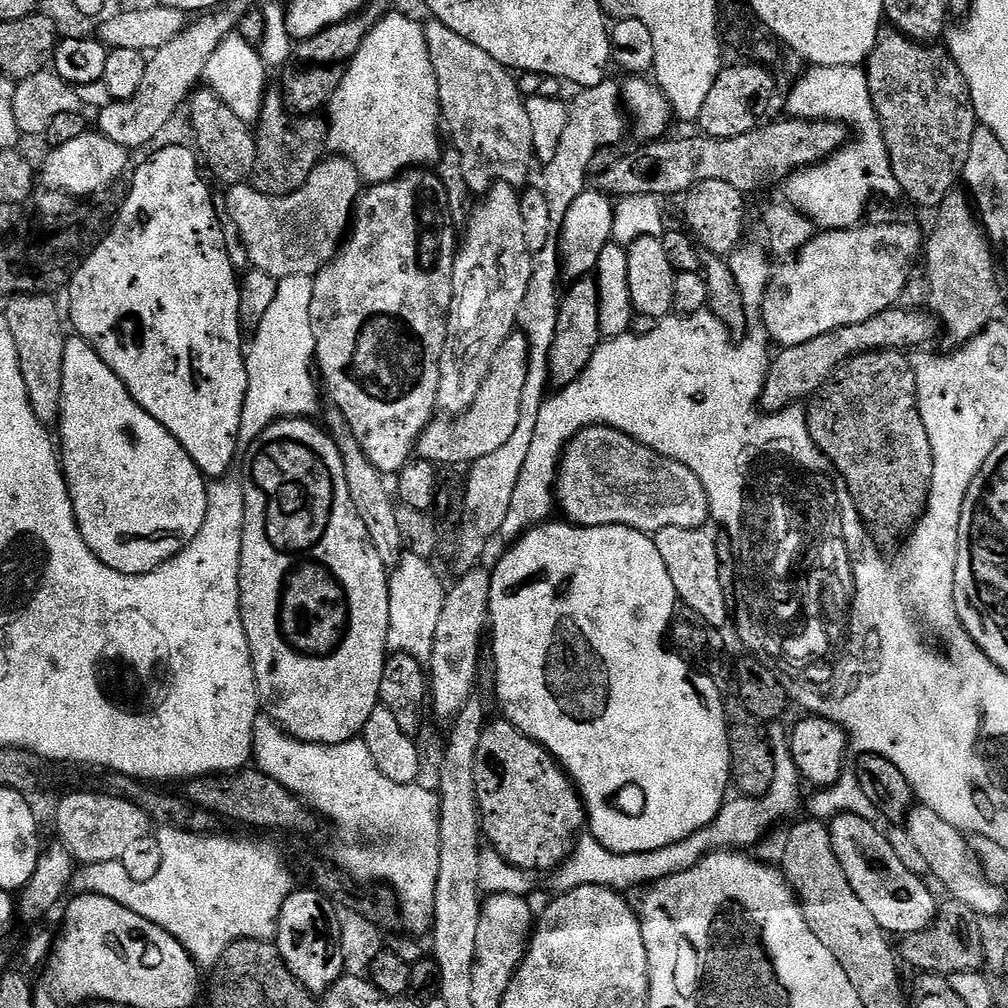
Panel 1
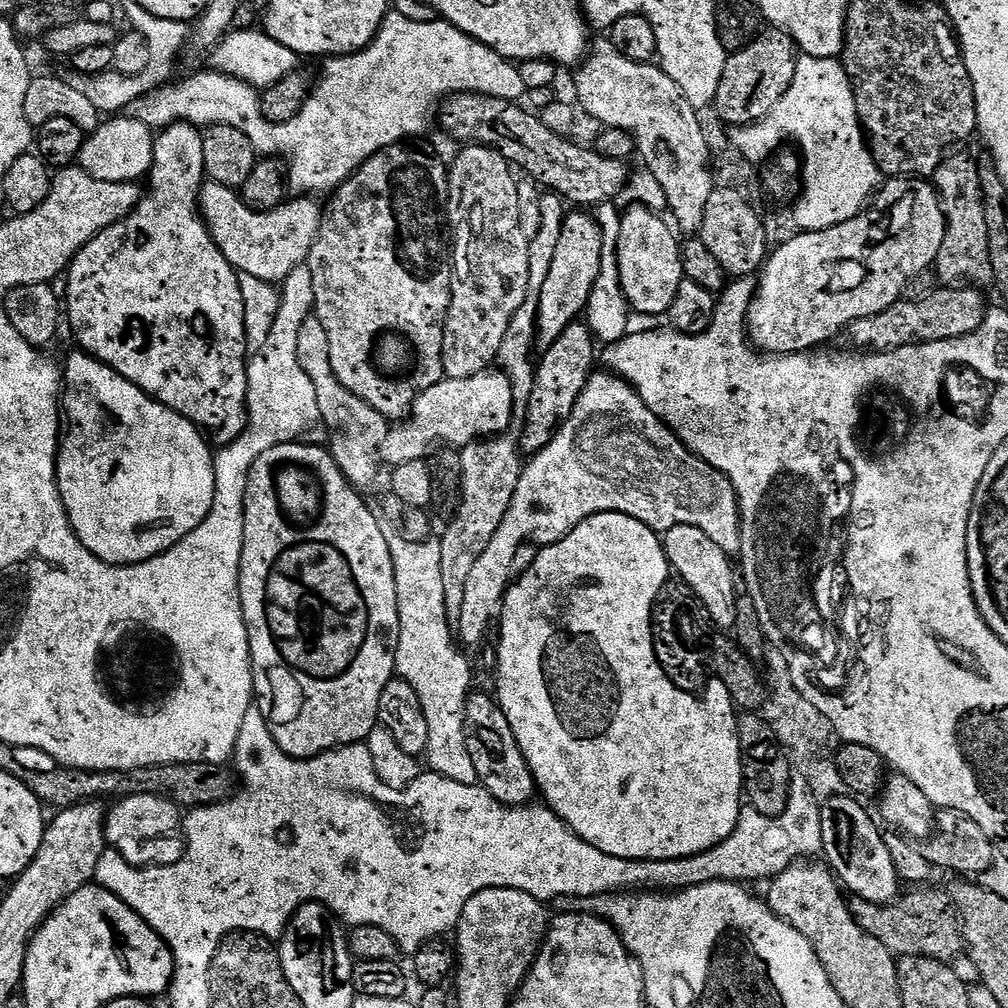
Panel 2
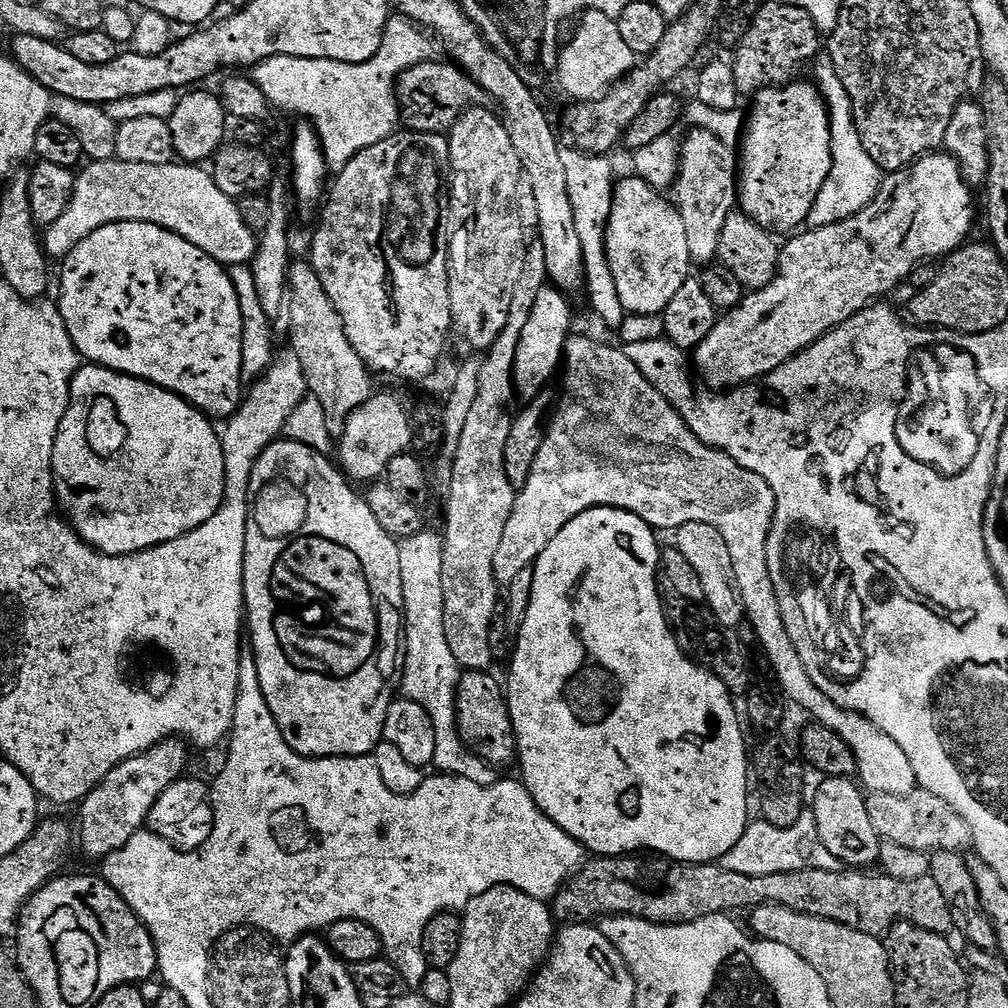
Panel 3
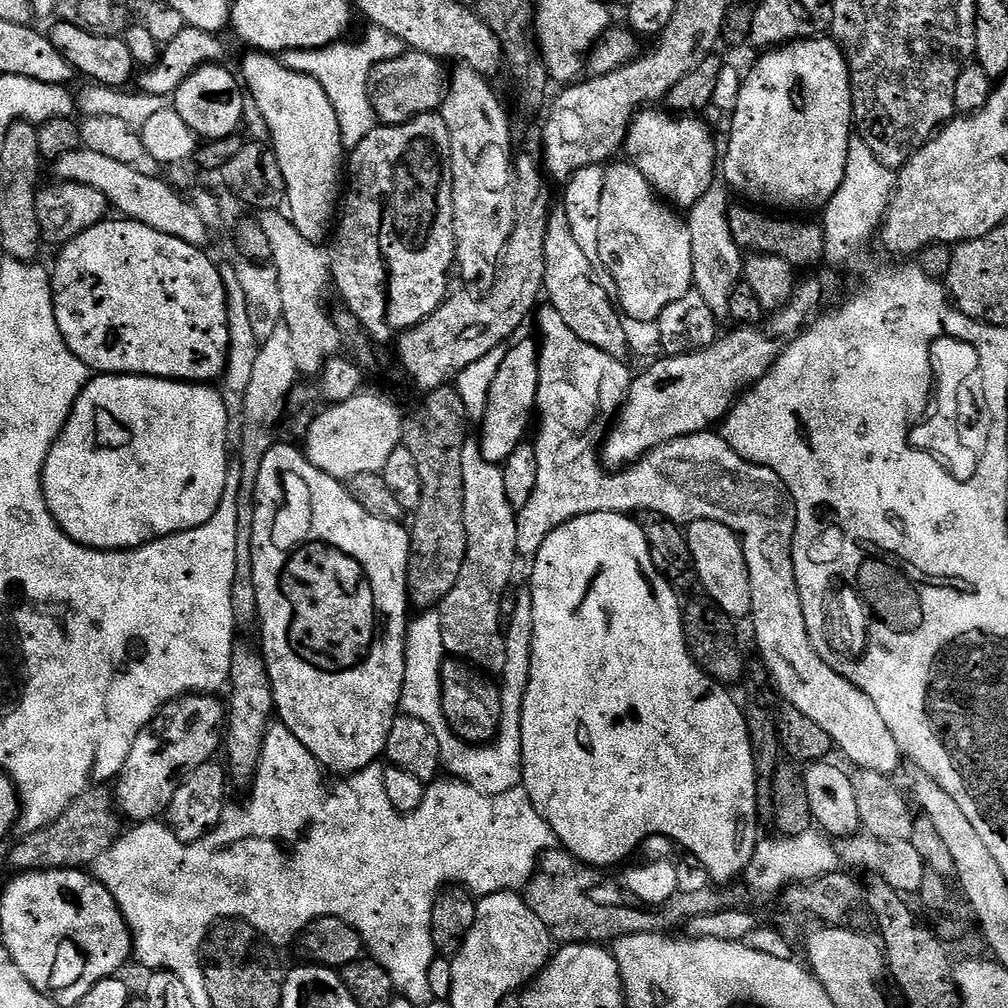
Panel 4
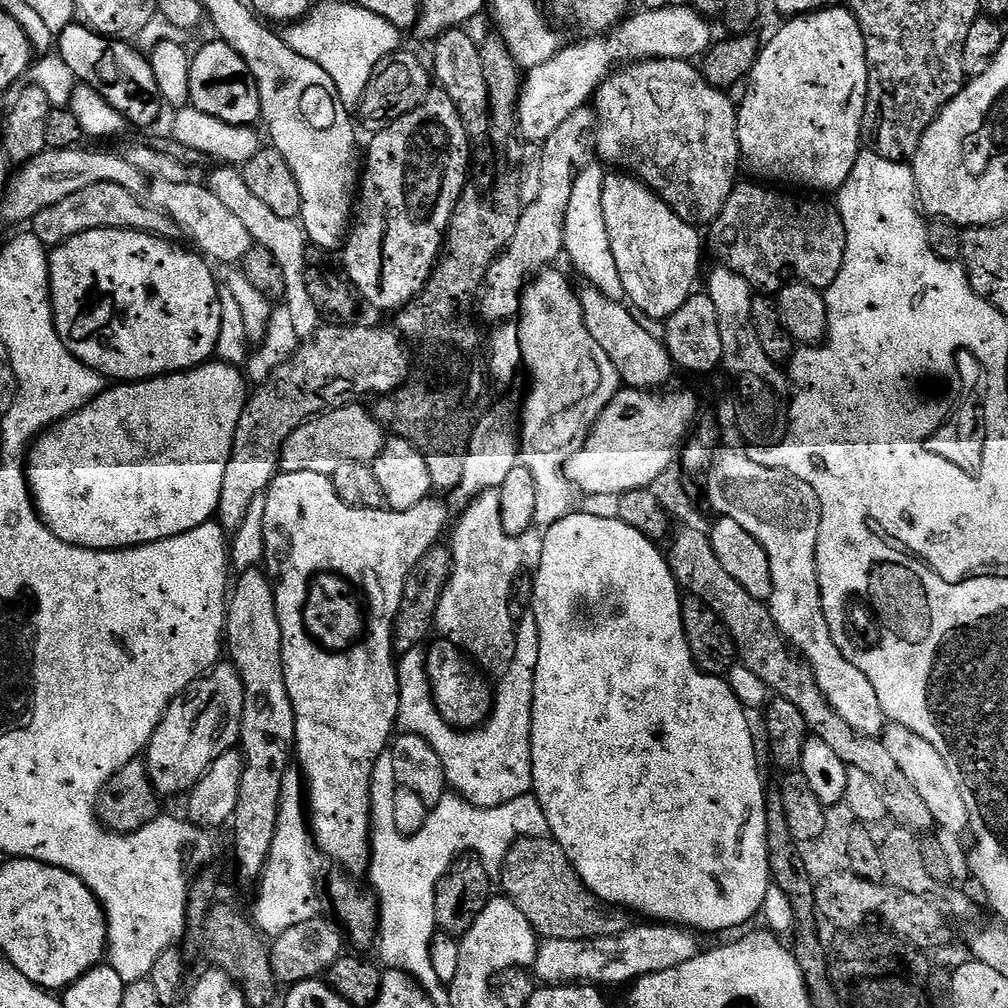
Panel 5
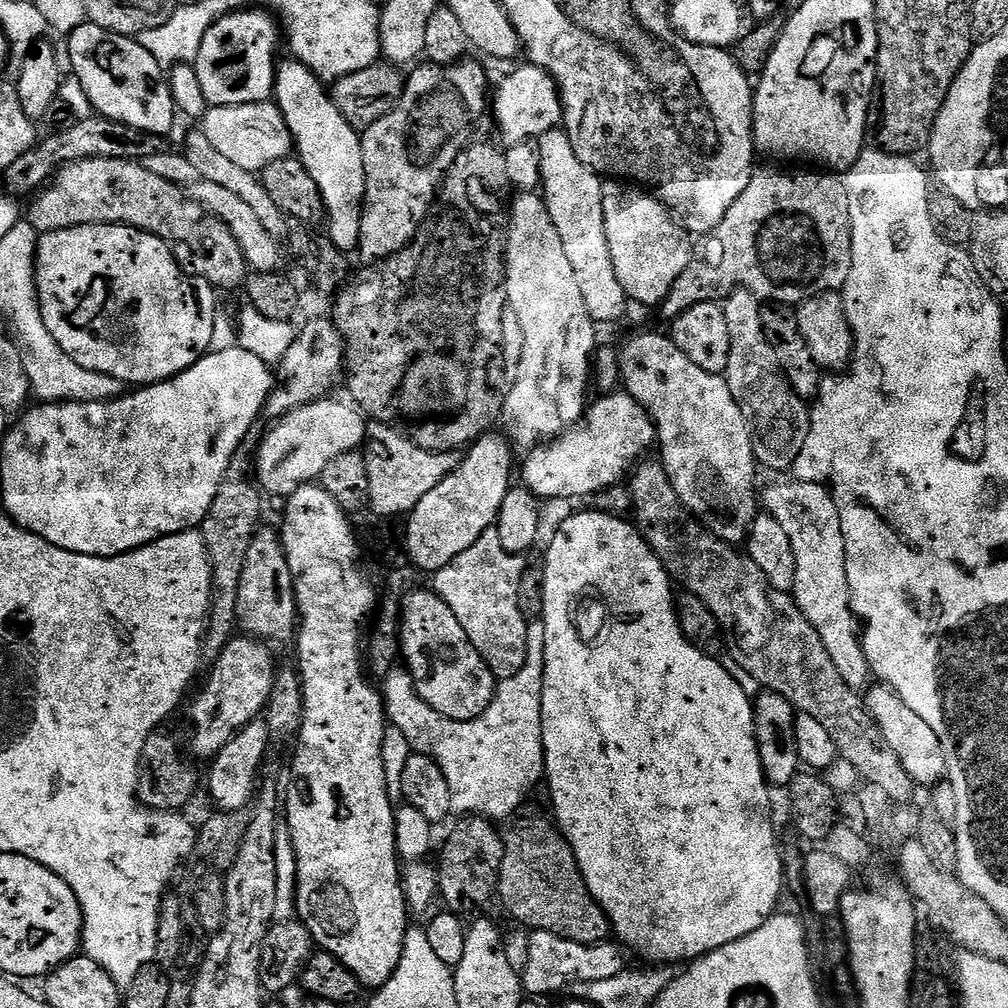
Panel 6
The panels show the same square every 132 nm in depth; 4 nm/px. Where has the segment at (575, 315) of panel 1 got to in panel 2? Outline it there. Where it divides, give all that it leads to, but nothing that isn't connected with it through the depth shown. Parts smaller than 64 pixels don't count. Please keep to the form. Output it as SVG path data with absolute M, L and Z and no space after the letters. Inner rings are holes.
M584 322L566 326L566 330L558 334L554 346L543 349L536 365L528 413L522 418L524 429L518 432L518 448L525 457L531 458L542 451L564 425L566 418L570 418L570 410L574 410L586 382L594 374L596 360L598 364L598 341Z

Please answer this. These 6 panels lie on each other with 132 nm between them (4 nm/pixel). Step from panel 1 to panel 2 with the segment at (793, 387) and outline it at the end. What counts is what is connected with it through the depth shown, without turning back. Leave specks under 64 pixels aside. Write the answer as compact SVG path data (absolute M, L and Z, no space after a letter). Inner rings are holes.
M937 287L934 294L917 300L899 299L877 316L862 318L849 324L846 336L860 350L888 352L907 344L919 344L926 340L953 340L966 334L974 334L982 326L986 315L984 292L979 287Z

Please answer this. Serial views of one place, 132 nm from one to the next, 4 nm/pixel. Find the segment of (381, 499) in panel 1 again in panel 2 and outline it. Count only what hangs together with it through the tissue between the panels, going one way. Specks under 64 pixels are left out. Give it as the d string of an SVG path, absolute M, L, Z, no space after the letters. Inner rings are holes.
M316 315L306 318L302 322L302 331L298 334L298 362L302 362L302 370L306 370L306 378L314 382L314 394L318 398L318 414L320 415L320 424L322 428L328 431L328 441L326 447L332 453L334 462L342 470L342 474L348 480L349 484L357 490L365 490L380 476L382 469L382 445L390 431L389 421L385 420L384 415L370 402L358 398L339 381L338 374L334 372L334 366L330 364L330 341L326 339L326 329Z

